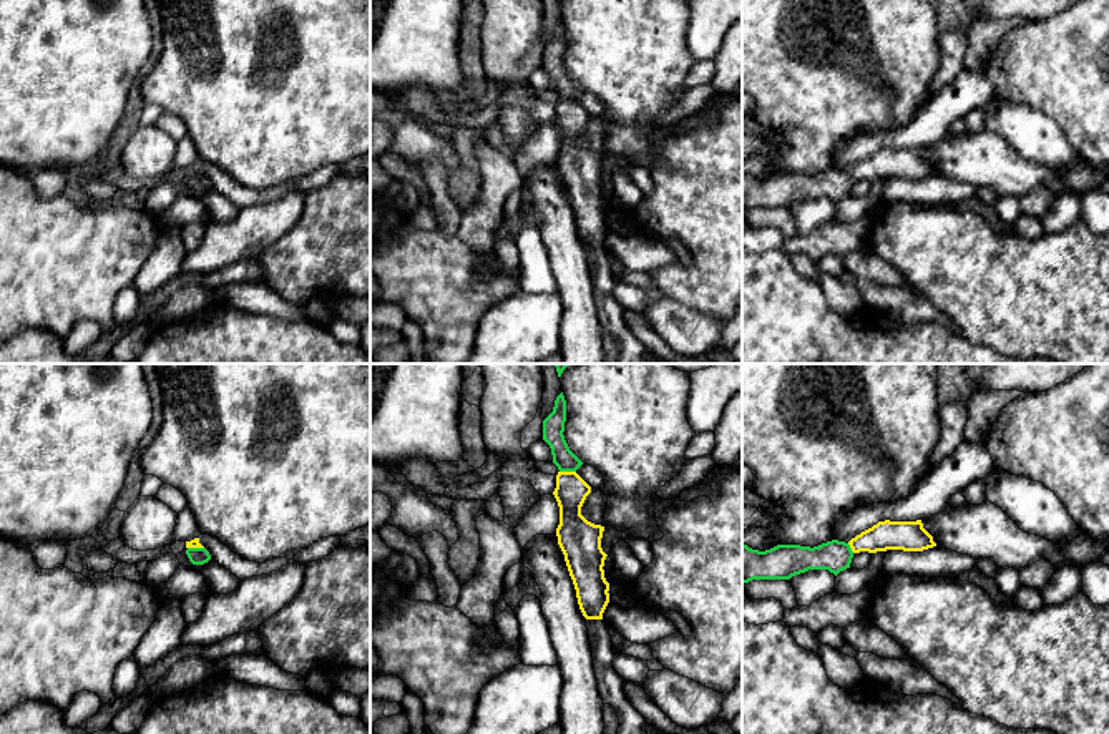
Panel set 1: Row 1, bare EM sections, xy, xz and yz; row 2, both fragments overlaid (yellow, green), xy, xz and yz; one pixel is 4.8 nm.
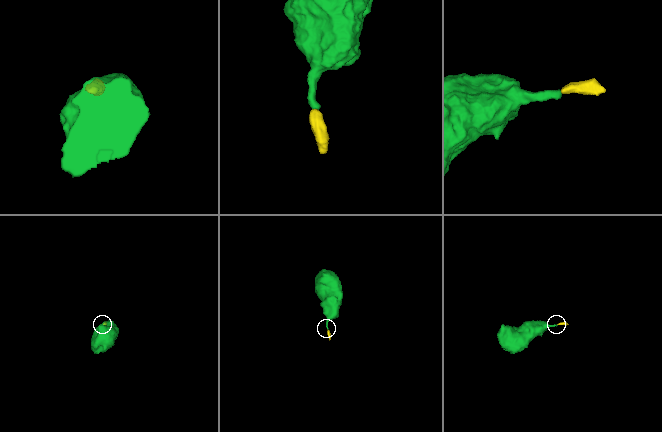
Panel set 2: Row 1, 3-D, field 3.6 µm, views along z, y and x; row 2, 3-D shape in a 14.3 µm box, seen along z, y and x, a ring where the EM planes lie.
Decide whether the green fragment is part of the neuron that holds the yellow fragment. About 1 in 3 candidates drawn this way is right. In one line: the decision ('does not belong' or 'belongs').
belongs

